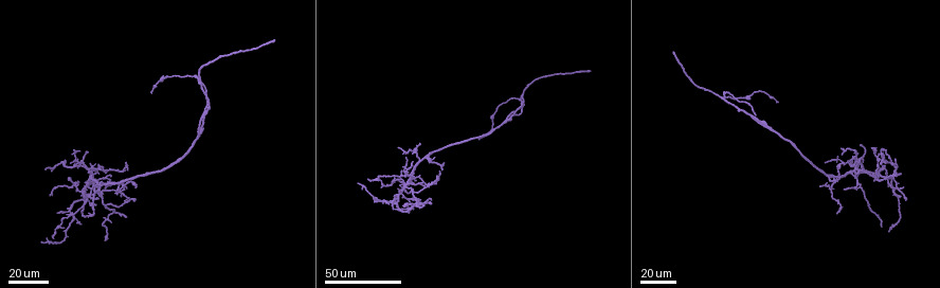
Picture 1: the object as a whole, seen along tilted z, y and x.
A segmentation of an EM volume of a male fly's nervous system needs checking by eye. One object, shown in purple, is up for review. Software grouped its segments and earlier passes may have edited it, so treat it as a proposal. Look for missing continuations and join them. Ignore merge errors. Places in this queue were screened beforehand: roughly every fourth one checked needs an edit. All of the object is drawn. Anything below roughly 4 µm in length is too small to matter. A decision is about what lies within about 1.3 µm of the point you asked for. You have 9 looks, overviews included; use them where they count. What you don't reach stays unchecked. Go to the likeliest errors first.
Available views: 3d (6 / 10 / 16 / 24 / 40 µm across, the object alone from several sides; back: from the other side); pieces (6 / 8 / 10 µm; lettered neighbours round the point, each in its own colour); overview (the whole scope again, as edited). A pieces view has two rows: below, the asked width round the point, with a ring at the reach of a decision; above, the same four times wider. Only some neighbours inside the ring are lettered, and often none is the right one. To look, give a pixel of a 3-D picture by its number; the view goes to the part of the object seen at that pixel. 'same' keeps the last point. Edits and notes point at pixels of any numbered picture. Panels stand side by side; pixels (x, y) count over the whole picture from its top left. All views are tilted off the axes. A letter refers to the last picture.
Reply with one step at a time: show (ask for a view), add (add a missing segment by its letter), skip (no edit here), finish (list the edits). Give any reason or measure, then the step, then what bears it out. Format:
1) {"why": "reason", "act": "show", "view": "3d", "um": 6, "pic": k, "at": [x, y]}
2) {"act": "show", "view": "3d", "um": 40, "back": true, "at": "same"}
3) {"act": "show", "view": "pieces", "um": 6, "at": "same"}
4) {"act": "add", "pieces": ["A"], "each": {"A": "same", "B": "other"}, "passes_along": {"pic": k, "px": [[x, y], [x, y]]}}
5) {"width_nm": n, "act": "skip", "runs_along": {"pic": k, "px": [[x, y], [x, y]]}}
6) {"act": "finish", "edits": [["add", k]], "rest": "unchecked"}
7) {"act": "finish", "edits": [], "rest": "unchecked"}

{"why": "an open end", "act": "show", "view": "3d", "um": 24, "pic": 1, "at": [901, 188]}

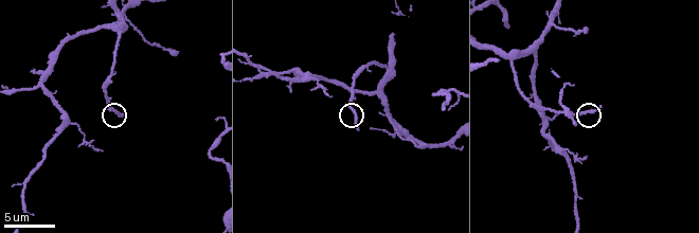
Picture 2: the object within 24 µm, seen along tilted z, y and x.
{"act": "show", "view": "pieces", "um": 6, "pic": 2, "at": [123, 115]}

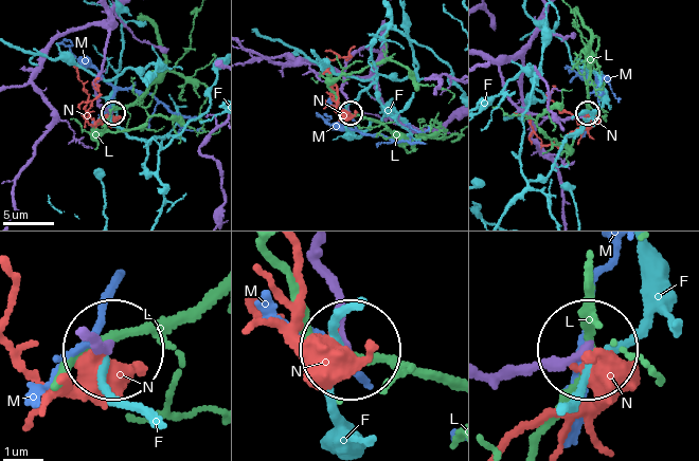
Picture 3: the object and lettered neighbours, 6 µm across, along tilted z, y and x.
{"act": "skip", "each": {"F": "other", "L": "other", "M": "other", "N": "other"}, "found": "none of them fits"}

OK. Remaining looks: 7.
{"why": "end of a long branch", "act": "show", "view": "3d", "um": 24, "pic": 1, "at": [755, 116]}

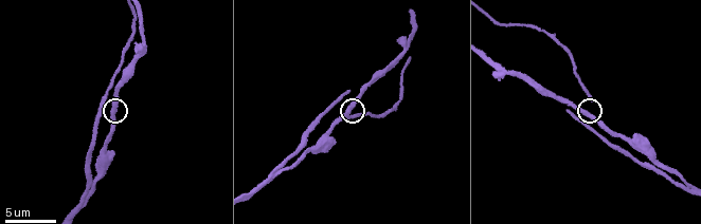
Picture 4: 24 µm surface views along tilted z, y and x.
{"act": "show", "view": "3d", "um": 10, "pic": 4, "at": [592, 99]}

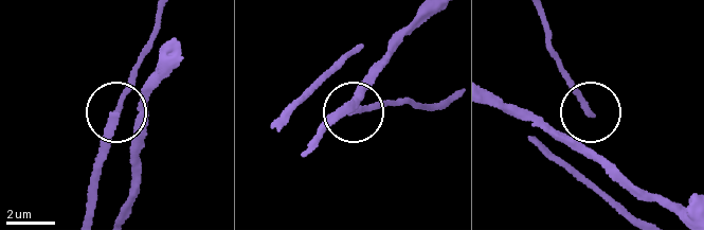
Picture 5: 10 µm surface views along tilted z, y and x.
{"act": "show", "view": "pieces", "um": 10, "pic": 5, "at": [590, 113]}

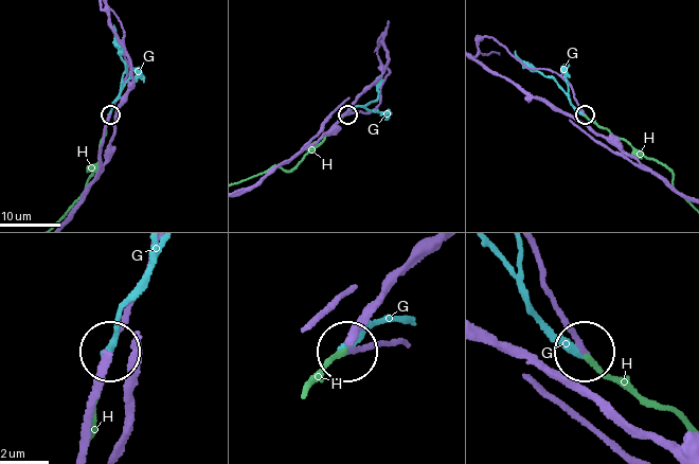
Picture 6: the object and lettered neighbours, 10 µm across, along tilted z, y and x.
{"act": "add", "pieces": ["H"], "each": {"G": "other", "H": "same"}, "passes_along": {"pic": 6, "px": [[401, 339], [345, 350], [303, 393]]}, "found": "it goes on there"}

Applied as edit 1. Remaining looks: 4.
{"why": "branch stops here", "act": "show", "view": "3d", "um": 24, "pic": 1, "at": [843, 188]}

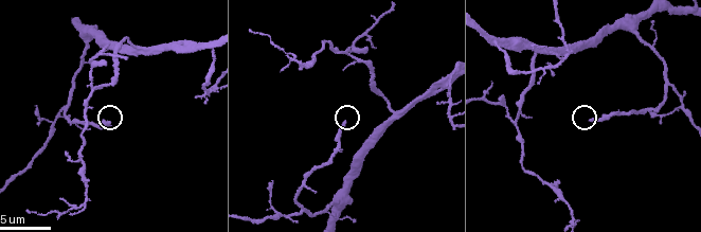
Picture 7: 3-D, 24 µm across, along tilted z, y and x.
{"why": "see the neighbours", "act": "show", "view": "pieces", "um": 8, "pic": 7, "at": [346, 122]}

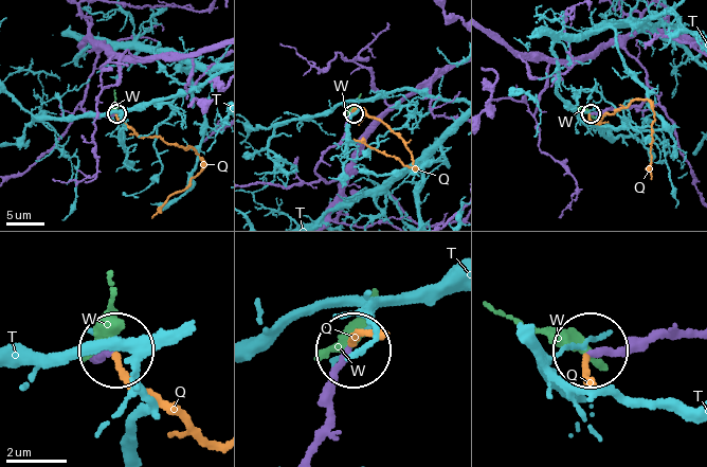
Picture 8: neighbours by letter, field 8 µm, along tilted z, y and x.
{"act": "add", "pieces": ["Q"], "each": {"Q": "same", "T": "other", "W": "other"}, "passes_along": {"pic": 8, "px": [[674, 336], [596, 352], [587, 359], [588, 378]]}, "found": "it goes on there"}

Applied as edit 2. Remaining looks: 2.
{"why": "long arm stops here", "act": "show", "view": "3d", "um": 40, "pic": 1, "at": [858, 174]}

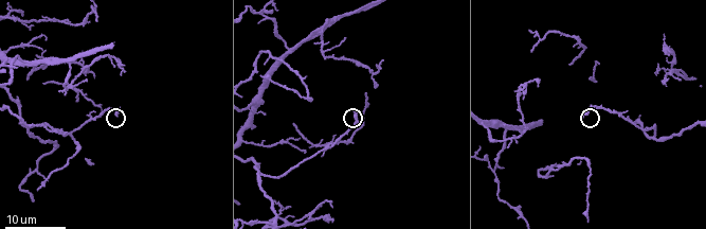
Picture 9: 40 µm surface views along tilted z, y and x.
{"why": "what lies round it", "act": "show", "view": "pieces", "um": 6, "pic": 9, "at": [115, 113]}

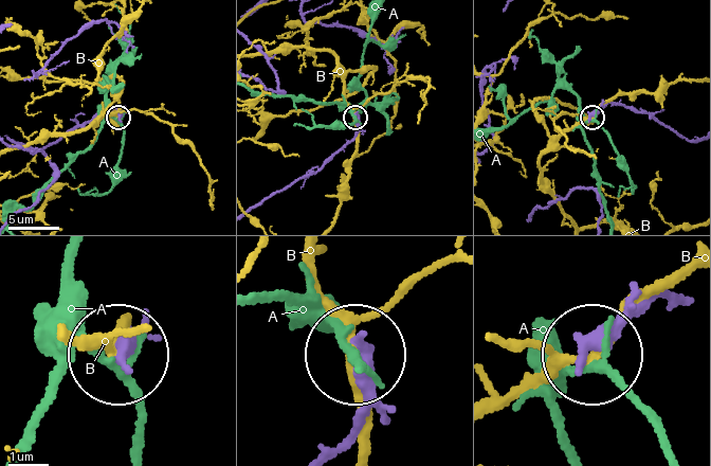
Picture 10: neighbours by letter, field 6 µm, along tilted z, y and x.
{"act": "skip", "each": {"A": "other", "B": "other"}, "runs_along": {"pic": 10, "px": [[671, 292], [596, 342]]}, "found": "none of them fits"}

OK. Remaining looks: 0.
{"act": "finish", "edits": [["add", 6], ["add", 8]], "rest": "unchecked"}

